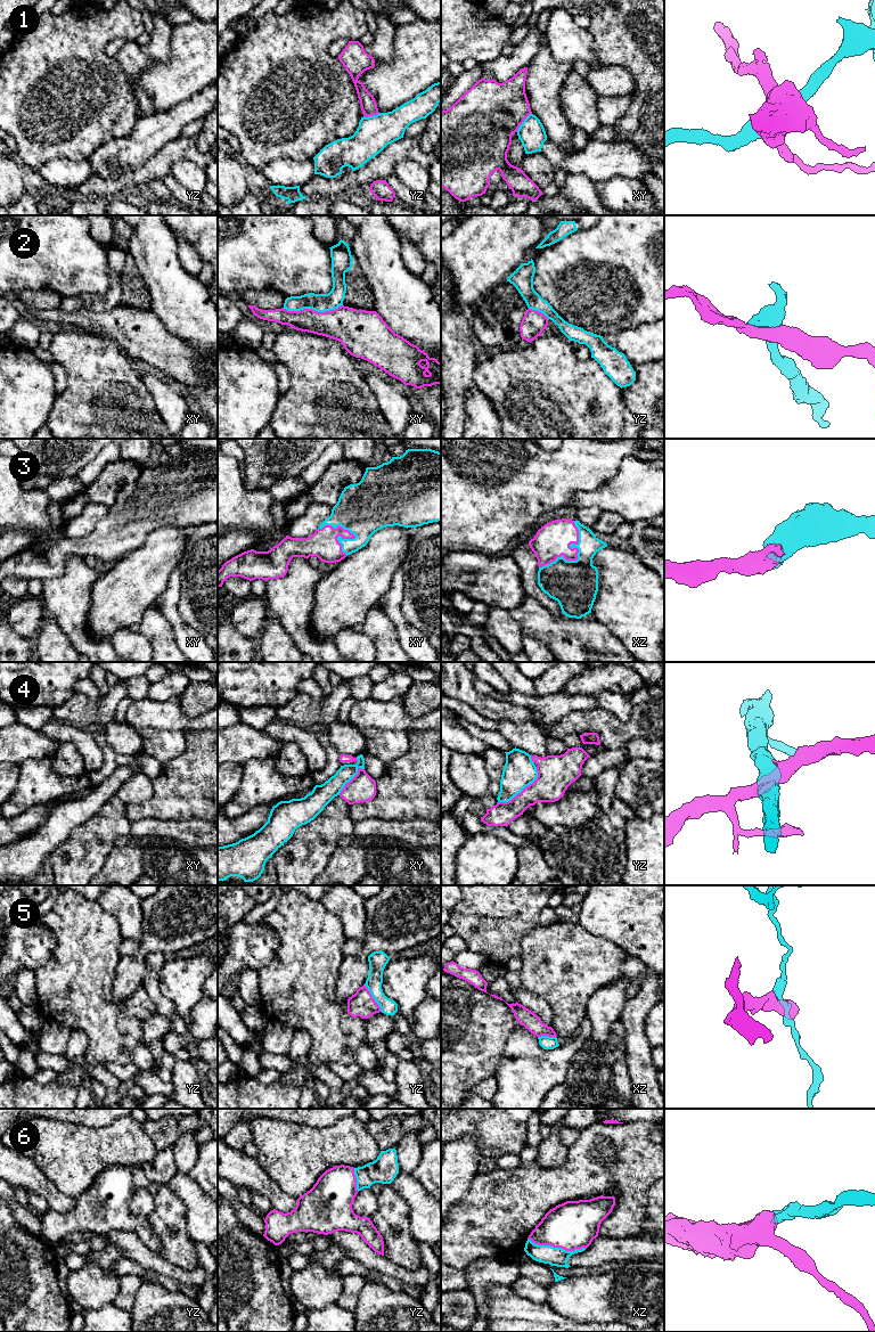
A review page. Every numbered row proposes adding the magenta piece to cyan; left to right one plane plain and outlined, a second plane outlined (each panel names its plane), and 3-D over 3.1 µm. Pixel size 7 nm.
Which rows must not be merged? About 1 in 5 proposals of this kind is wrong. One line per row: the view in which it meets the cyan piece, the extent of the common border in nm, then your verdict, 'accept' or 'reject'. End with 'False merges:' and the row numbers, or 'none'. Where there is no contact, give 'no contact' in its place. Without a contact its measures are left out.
1: contact in xy; length 170 nm; reject
2: contact in xy; length 420 nm; reject
3: contact in xz; length 420 nm; accept
4: contact in yz; length 380 nm; reject
5: contact in yz; length 220 nm; reject
6: contact in xz; length 420 nm; accept
False merges: 1, 2, 4, 5

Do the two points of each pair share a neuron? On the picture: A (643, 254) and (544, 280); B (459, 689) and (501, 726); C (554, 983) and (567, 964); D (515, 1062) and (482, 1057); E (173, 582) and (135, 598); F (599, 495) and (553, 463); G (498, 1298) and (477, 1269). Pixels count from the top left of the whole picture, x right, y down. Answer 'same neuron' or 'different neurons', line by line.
A: same neuron
B: different neurons
C: same neuron
D: different neurons
E: different neurons
F: different neurons
G: different neurons

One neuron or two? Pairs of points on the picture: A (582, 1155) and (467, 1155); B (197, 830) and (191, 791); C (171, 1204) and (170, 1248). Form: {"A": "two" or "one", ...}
{"A": "two", "B": "two", "C": "one"}

